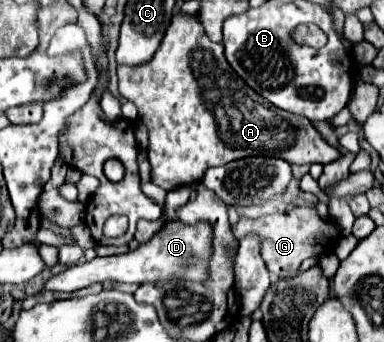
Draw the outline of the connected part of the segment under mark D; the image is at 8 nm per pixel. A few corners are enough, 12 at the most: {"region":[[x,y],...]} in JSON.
{"region":[[168,221],[138,249],[96,257],[44,289],[208,279],[212,225]]}

